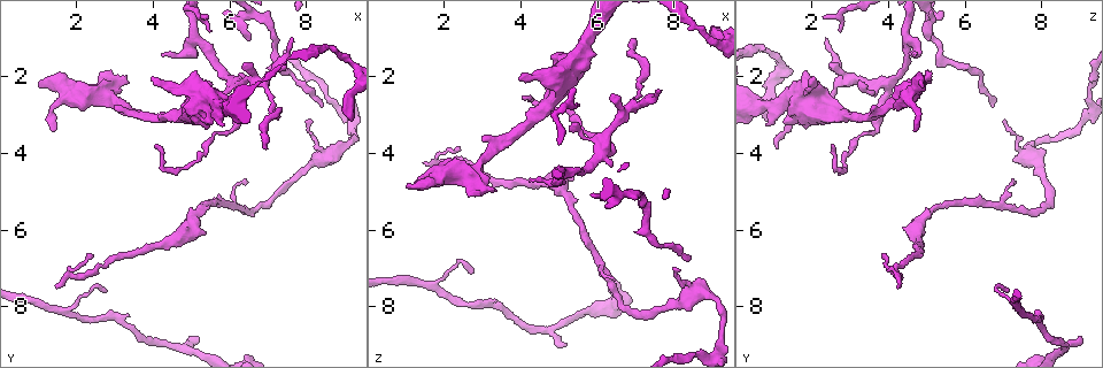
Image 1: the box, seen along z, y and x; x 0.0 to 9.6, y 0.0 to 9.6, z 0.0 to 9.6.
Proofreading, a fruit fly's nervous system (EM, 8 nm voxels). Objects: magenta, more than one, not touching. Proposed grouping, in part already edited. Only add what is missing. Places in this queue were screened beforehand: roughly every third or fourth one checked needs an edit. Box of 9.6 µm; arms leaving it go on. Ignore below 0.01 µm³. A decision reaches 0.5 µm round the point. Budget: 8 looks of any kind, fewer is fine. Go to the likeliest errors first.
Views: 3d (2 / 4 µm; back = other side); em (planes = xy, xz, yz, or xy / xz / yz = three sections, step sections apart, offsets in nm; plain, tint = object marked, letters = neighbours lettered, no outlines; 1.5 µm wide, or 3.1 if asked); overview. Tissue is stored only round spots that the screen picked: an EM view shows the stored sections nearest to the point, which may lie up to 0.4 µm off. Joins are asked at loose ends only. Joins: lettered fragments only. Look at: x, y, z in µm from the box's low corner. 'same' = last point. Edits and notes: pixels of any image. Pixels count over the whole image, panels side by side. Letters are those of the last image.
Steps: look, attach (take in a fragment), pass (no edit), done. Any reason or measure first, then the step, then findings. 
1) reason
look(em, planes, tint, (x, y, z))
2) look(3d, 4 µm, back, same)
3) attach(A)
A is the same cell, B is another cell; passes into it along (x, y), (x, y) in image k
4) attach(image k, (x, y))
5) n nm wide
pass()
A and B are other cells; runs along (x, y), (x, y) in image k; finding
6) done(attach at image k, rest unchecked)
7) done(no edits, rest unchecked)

thin end
look(em, planes, tint, (8.45, 2.80, 6.75))

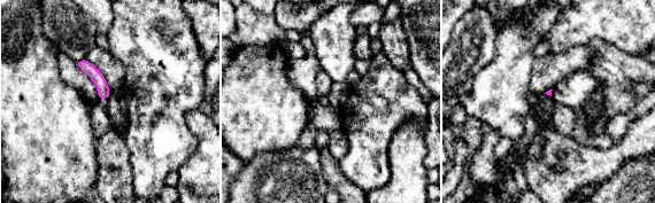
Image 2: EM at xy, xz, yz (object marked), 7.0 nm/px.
see the neighbours
look(em, planes, letters, same)

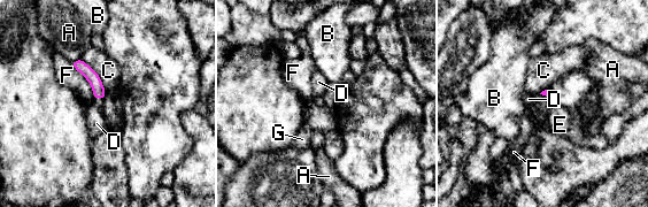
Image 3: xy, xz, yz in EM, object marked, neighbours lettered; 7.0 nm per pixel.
attach(E)
E is the same cell, A, B, C, D, F and G are other cells; passes into it along (99, 92), (98, 98), (99, 102) in image 3; it goes on there

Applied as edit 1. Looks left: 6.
look(overview)

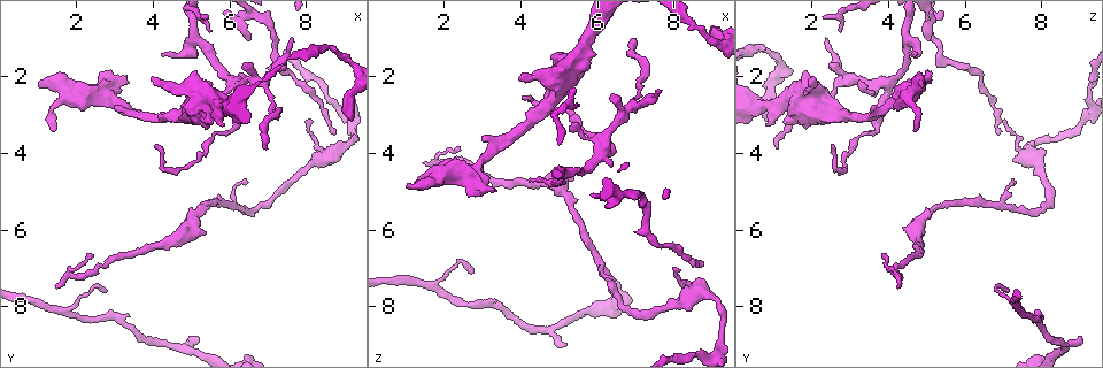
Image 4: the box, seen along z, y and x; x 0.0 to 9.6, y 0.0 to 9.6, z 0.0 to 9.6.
branch stops here
look(em, planes, letters, (1.05, 2.15, 4.85))

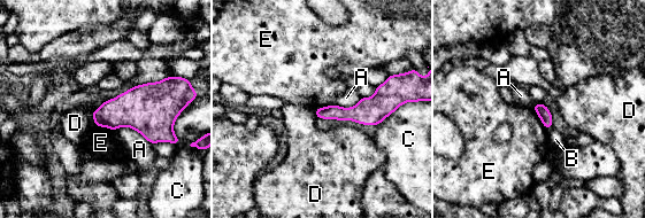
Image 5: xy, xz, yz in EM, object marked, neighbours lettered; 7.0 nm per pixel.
pass()
A, B, C, D and E are other cells; border along (94, 123), (114, 131) in image 5; no lettered fragment goes on from it

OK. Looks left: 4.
branch stops here
look(em, xz, step 4, tint, (5.15, 8.80, 8.95))

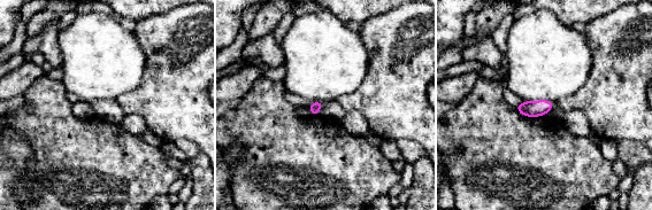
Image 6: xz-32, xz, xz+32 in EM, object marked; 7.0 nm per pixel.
look(em, planes, letters, same)

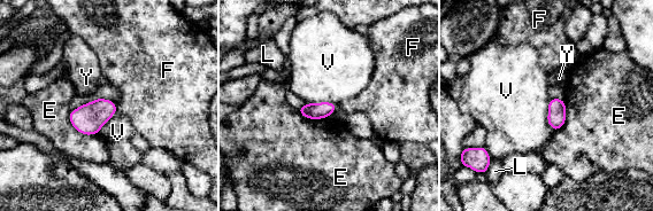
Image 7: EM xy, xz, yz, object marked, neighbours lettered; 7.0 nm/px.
110 nm wide
pass()
E, F, L, V and Y are other cells; none of them fits

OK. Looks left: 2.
done(attach at image 3, rest unchecked)

